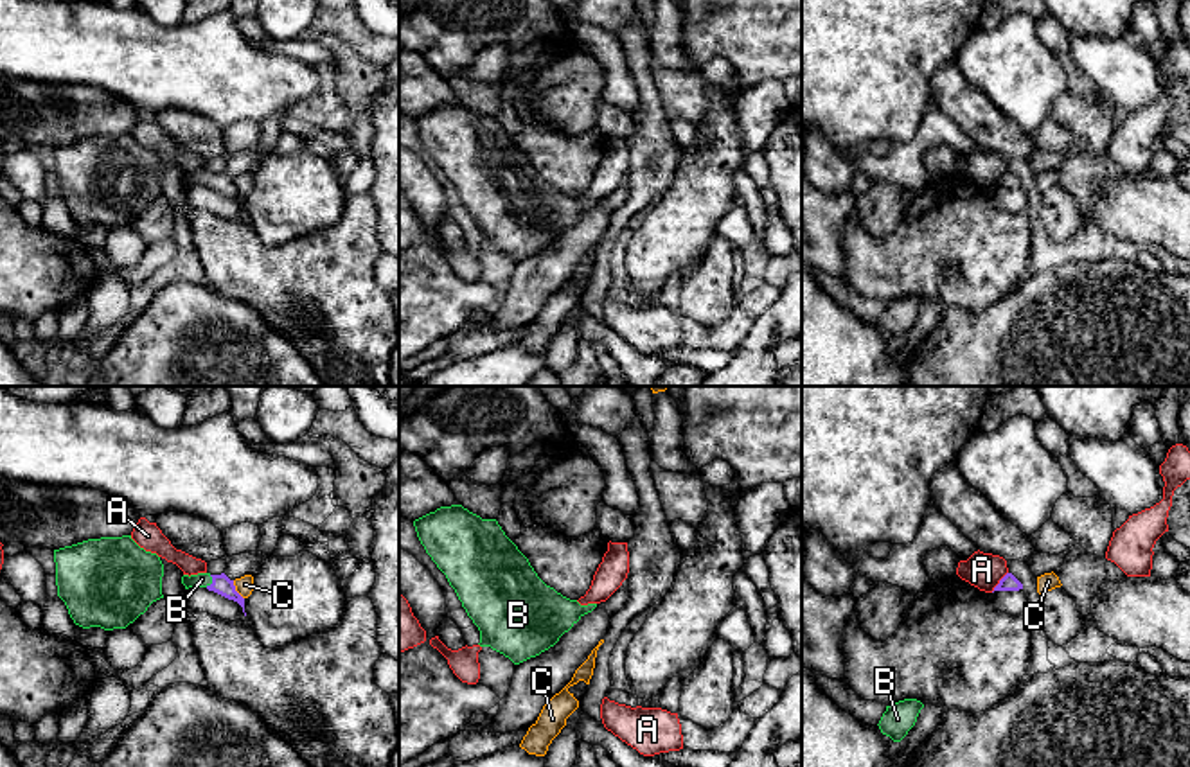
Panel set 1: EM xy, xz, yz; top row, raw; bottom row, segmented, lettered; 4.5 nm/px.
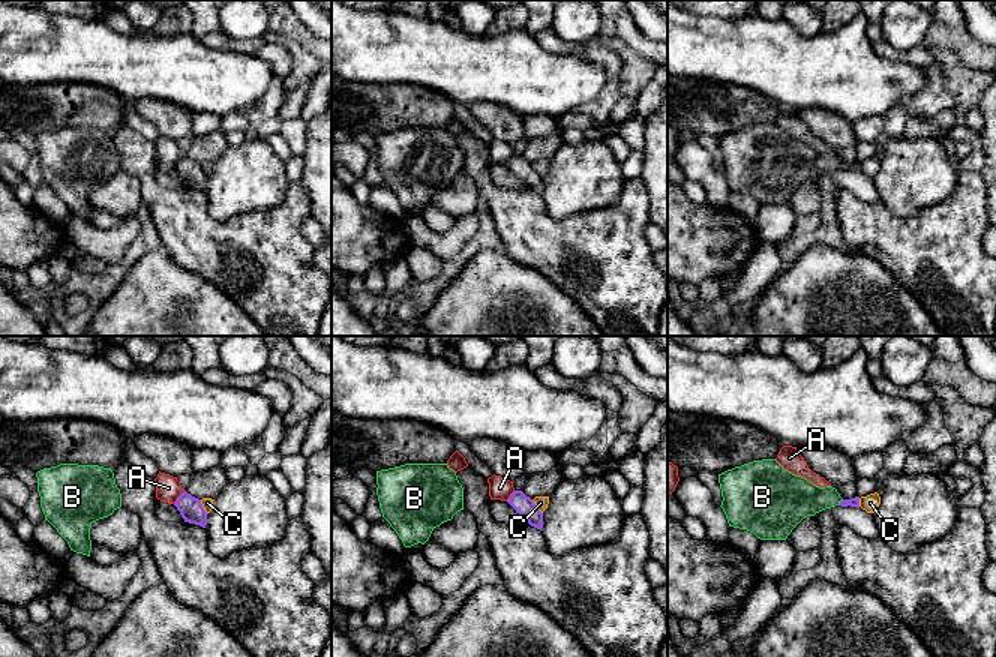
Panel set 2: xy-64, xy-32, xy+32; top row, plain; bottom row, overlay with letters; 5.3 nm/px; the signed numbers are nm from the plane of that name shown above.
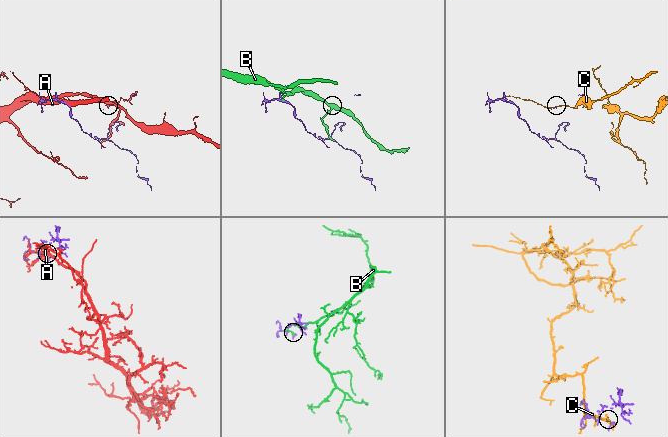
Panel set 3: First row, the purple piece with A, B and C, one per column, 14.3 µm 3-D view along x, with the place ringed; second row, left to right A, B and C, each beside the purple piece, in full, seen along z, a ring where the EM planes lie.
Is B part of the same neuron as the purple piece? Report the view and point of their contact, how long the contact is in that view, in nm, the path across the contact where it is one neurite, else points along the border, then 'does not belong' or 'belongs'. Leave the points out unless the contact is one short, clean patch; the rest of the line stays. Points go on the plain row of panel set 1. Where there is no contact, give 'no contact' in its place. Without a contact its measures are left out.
meets purple in xy at (213, 180); contact 60 nm long; belongs

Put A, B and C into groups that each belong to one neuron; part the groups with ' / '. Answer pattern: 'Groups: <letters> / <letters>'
Groups: A / B / C

